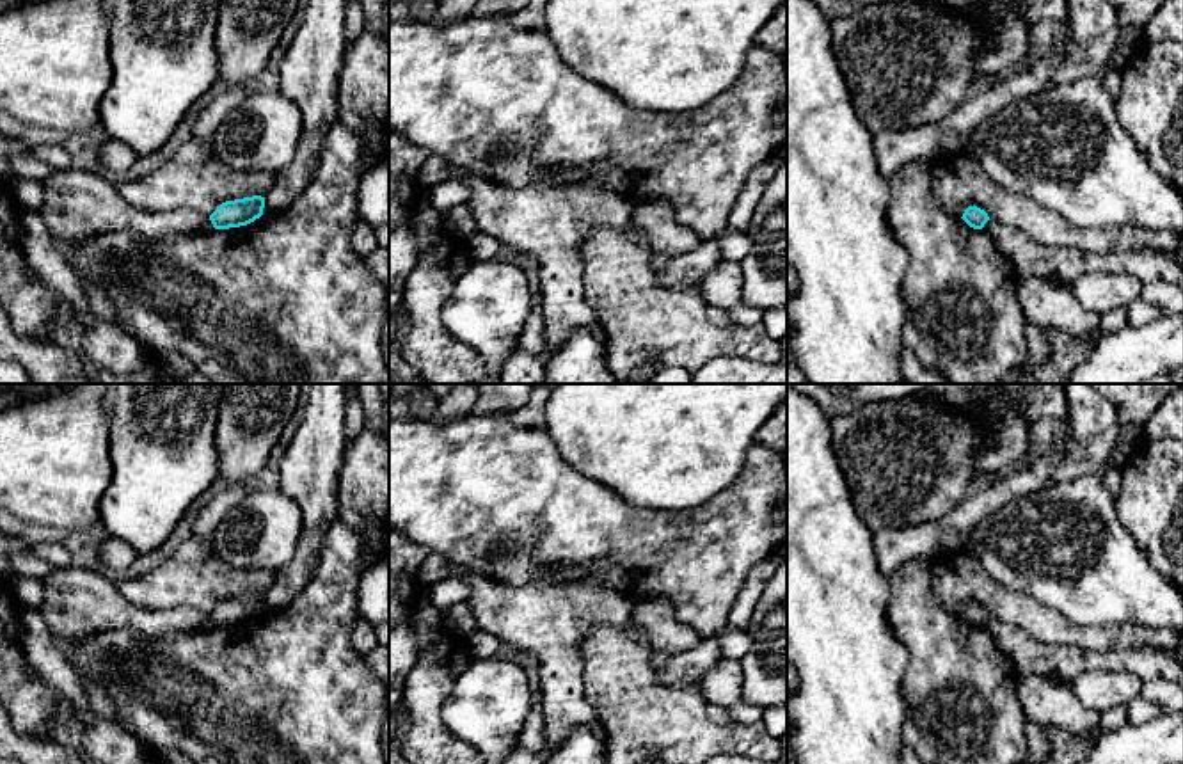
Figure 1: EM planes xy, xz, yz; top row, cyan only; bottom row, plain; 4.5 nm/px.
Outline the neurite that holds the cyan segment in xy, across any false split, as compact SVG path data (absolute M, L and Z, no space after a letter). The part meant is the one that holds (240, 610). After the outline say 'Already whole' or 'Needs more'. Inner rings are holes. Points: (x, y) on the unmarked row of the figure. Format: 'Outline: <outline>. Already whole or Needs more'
Outline: M252 593L234 599L226 599L210 613L215 627L240 625L254 620L263 613L265 595Z. Already whole

